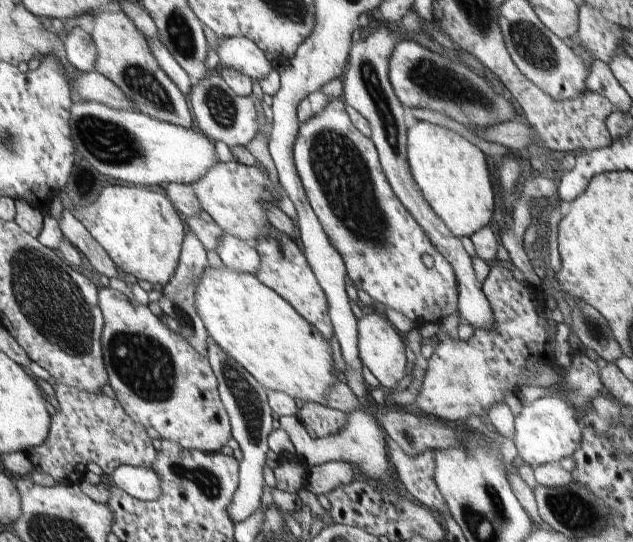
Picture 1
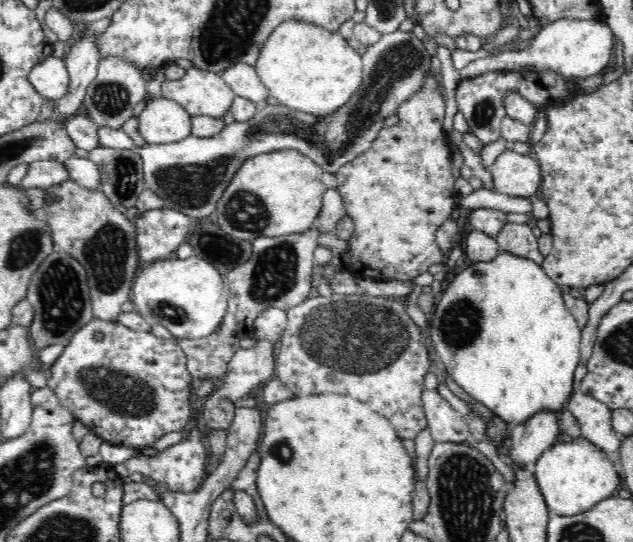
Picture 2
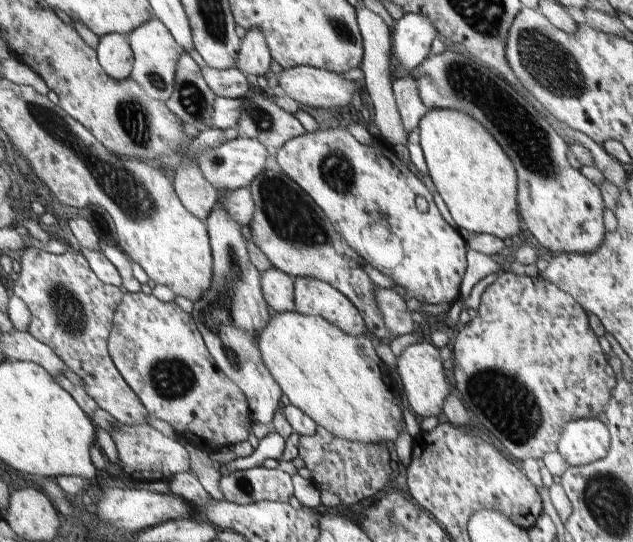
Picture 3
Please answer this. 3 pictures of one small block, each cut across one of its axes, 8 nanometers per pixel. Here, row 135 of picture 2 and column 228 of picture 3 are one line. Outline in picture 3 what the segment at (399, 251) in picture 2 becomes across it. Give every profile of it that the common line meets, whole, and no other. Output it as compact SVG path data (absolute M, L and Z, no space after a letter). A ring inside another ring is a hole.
M142 291L124 294L122 304L114 313L109 353L112 362L125 381L133 387L150 417L168 422L185 440L197 445L204 442L212 448L230 448L230 444L248 441L249 399L236 383L216 367L194 319L187 312L182 312L182 308L178 308L174 301L160 302L156 296L146 295Z

